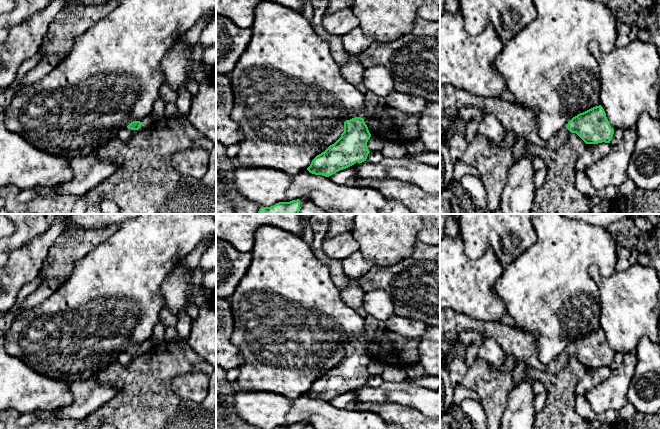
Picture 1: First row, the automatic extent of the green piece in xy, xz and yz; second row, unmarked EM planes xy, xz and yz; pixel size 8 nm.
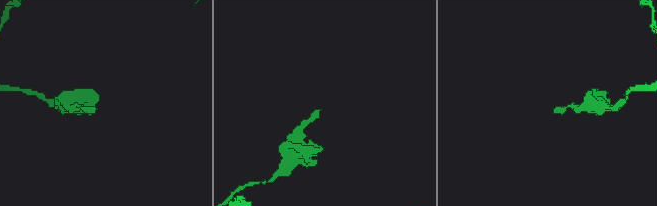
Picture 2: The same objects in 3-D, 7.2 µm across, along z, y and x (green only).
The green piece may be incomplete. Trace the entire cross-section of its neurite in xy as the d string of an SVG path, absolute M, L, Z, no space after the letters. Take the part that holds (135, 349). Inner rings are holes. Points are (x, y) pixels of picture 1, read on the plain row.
M152 340L146 341L143 346L133 345L126 352L121 353L117 361L123 366L128 366L139 352L147 352L151 350L153 345Z

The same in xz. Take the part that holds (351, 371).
M358 278L349 279L348 285L341 291L343 302L363 318L364 335L348 340L341 361L312 384L307 392L310 397L329 401L356 386L366 385L370 377L367 366L371 358L364 343L373 339L379 329L379 321L364 309L363 295Z

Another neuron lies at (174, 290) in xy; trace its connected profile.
M186 257L175 264L174 268L163 280L160 290L164 307L175 316L178 316L184 308L188 292L192 288L194 268L189 269L186 266L185 259Z

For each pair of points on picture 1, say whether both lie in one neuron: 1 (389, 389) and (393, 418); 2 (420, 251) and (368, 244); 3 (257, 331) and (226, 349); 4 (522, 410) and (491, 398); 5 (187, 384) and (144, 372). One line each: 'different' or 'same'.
1: different
2: different
3: different
4: different
5: different

